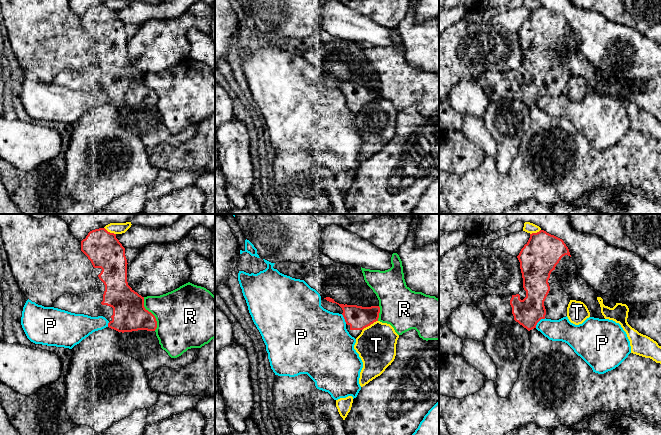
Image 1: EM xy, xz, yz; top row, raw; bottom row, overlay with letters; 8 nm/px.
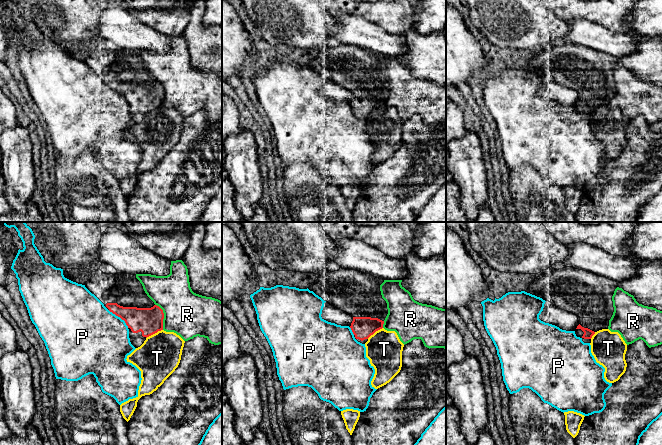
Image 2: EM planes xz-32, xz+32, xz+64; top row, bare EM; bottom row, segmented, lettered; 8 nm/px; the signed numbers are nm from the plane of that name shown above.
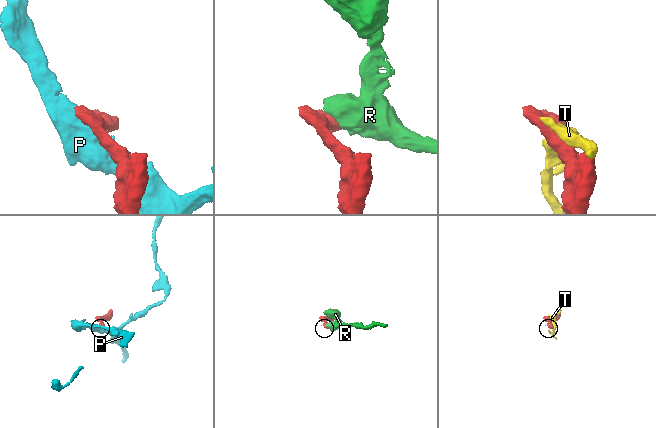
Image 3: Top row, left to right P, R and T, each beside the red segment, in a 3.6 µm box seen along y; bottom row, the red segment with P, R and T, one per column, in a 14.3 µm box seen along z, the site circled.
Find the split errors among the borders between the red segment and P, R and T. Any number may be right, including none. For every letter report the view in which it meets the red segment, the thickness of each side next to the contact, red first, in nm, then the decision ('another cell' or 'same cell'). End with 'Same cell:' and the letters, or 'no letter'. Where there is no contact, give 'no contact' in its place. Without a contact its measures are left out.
P: contact in yz; calibres 220 and 180 nm; another cell
R: contact in xy; calibres 280 and 420 nm; another cell
T: contact in xz; calibres 190 and 320 nm; another cell
Same cell: no letter

